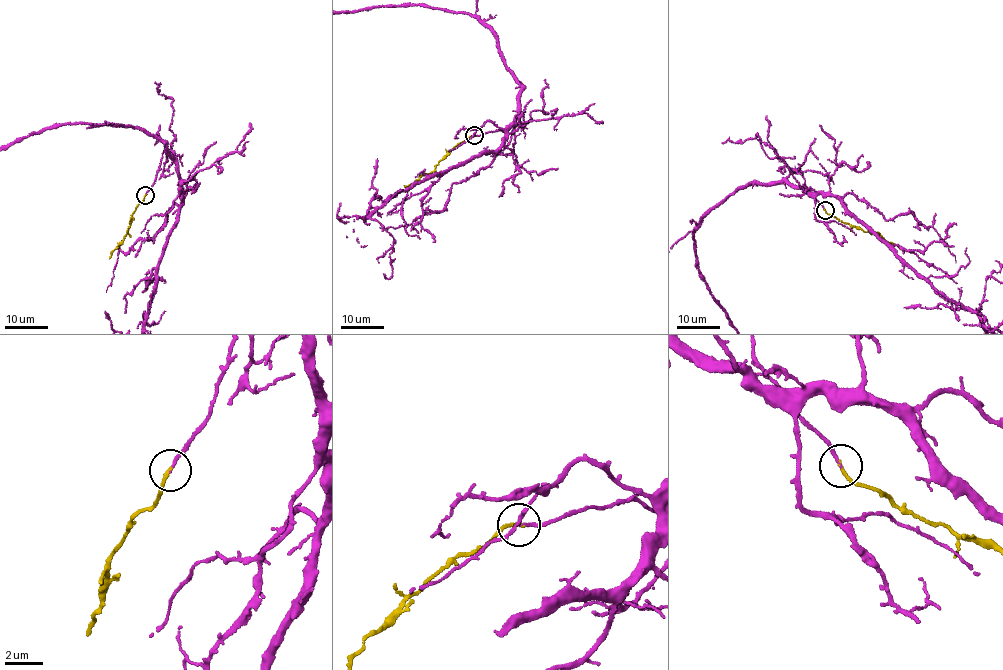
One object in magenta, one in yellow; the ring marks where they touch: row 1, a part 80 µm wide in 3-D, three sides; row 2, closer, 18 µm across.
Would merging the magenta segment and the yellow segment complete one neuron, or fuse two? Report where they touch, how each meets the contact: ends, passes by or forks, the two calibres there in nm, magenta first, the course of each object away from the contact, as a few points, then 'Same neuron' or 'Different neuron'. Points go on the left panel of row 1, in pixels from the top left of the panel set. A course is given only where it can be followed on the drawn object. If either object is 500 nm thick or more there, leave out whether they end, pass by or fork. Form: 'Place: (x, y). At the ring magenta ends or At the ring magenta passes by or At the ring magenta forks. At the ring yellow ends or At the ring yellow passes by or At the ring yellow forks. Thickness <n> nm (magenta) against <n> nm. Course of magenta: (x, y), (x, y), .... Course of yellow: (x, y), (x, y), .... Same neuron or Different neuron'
Place: (145, 195). At the ring magenta ends. At the ring yellow ends. Thickness 150 nm (magenta) against 190 nm. Course of yellow: (146, 195), (109, 259). Same neuron

